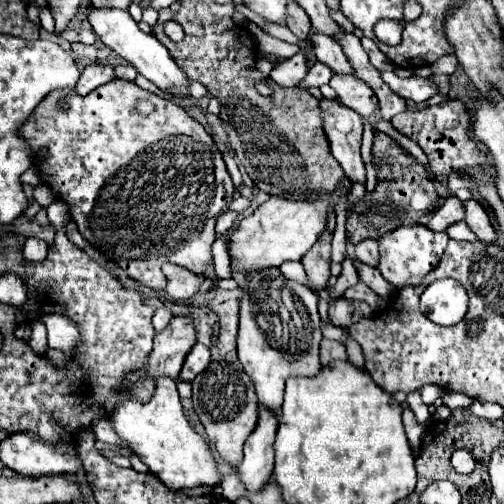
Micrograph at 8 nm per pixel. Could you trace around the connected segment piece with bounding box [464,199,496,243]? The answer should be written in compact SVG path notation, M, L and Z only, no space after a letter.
M474 199L466 201L464 205L466 205L466 223L468 223L468 227L484 243L494 243L496 241L496 231L494 231L492 223L490 223L490 217L488 217L486 209Z

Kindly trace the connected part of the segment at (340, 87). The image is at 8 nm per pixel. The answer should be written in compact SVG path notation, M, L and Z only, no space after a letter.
M334 75L330 79L330 87L336 91L340 103L354 109L364 119L372 117L372 113L378 107L374 91L356 75Z

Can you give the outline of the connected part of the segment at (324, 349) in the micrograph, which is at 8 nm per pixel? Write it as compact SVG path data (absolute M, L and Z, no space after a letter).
M322 339L322 343L320 343L320 363L328 365L332 359L348 359L346 347L340 341Z

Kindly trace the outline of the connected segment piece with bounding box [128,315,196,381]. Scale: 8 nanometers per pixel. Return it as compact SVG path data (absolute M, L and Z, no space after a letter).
M176 315L170 319L170 323L154 335L154 349L148 359L146 371L136 371L128 375L128 381L138 381L144 373L152 377L168 375L172 379L178 379L182 363L190 349L196 343L196 329L190 317Z

